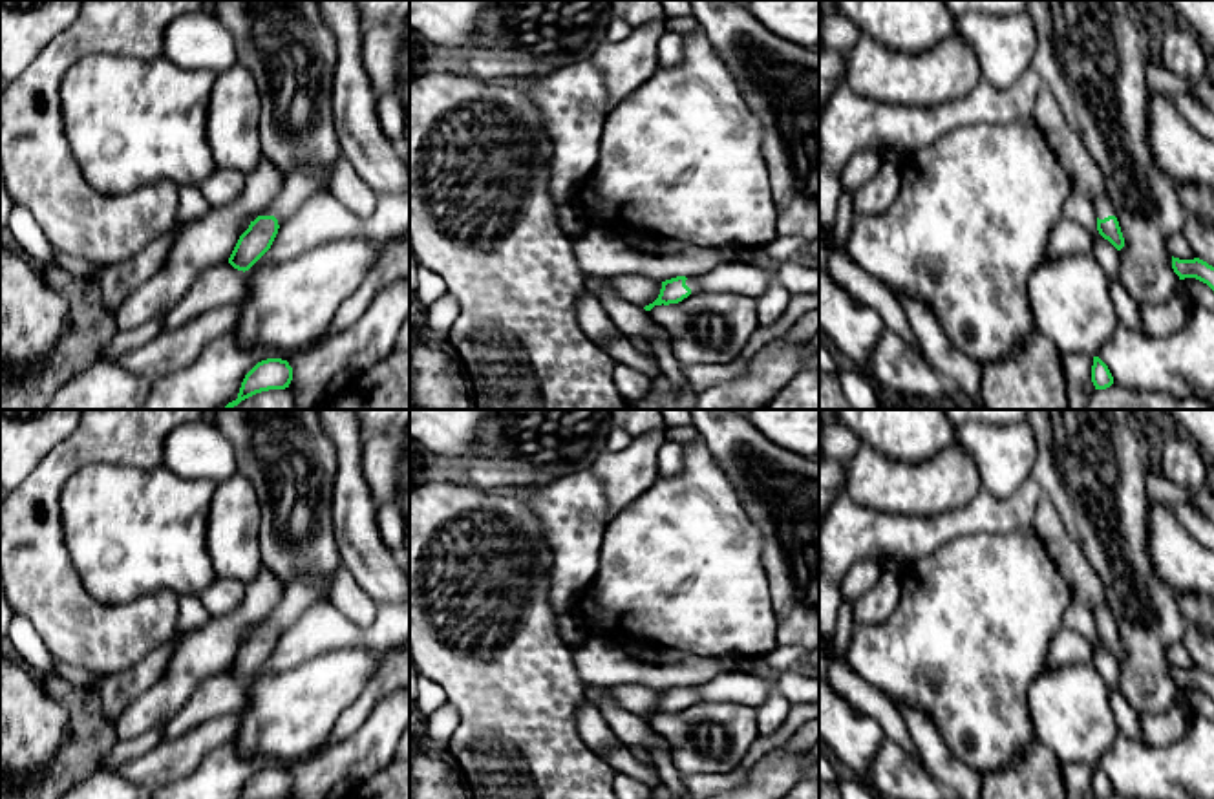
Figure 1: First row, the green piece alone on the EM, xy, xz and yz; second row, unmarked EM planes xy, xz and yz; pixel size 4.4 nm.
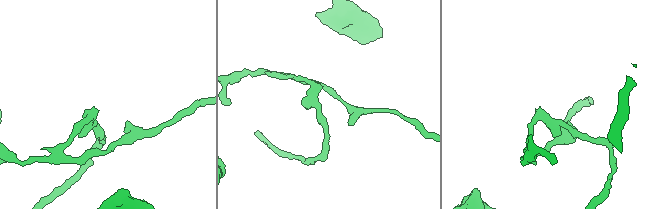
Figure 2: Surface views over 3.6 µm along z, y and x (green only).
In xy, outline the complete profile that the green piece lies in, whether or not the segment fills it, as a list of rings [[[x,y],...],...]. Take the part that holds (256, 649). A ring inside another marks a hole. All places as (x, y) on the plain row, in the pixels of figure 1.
[[[258,625],[240,645],[229,673],[238,680],[249,680],[271,658],[278,638],[274,625]]]

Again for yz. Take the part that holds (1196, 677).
[[[1172,666],[1172,678],[1179,686],[1179,689],[1196,687],[1214,700],[1214,676],[1207,671],[1199,667],[1179,669]]]

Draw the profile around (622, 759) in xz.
[[[627,748],[609,750],[600,755],[614,768],[616,773],[625,773],[651,788],[660,784],[655,766],[638,761]]]

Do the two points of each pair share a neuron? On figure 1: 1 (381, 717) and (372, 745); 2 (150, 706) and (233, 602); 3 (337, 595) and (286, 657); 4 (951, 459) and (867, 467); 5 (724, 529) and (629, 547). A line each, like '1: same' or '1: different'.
1: same
2: different
3: different
4: same
5: same

